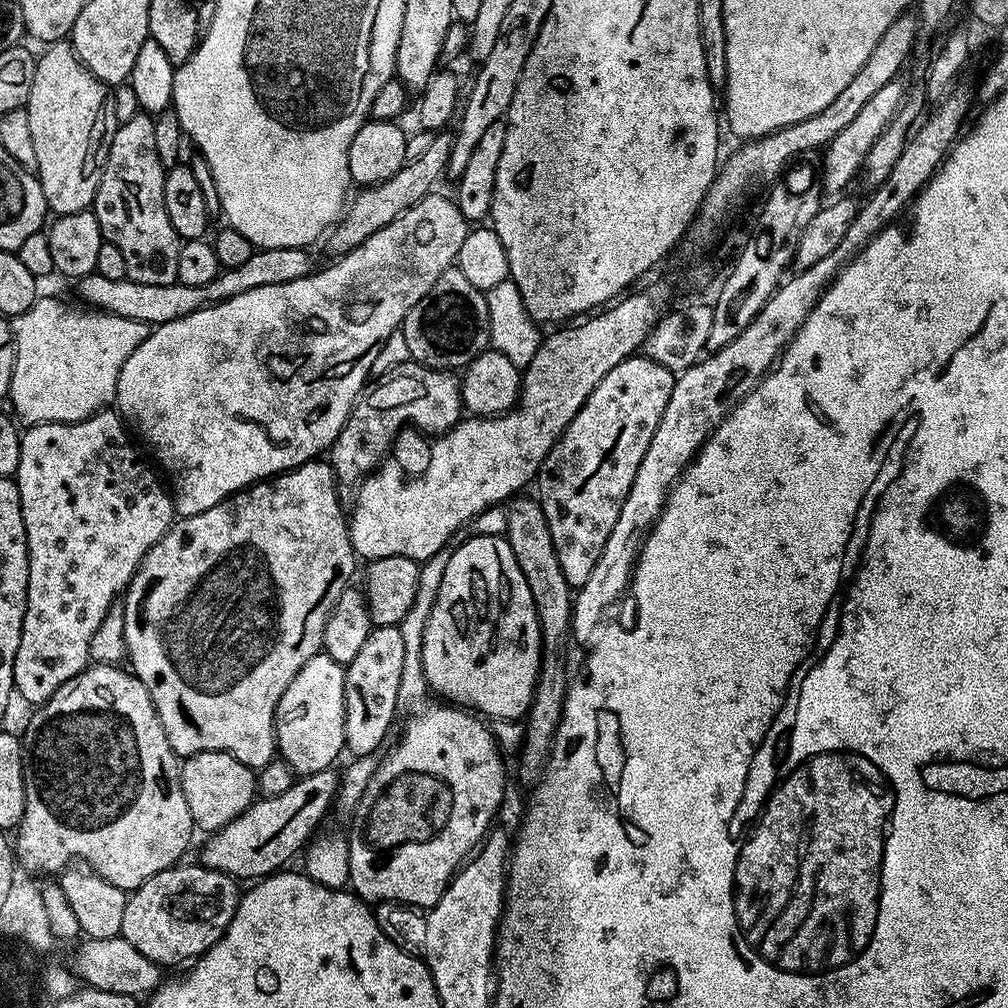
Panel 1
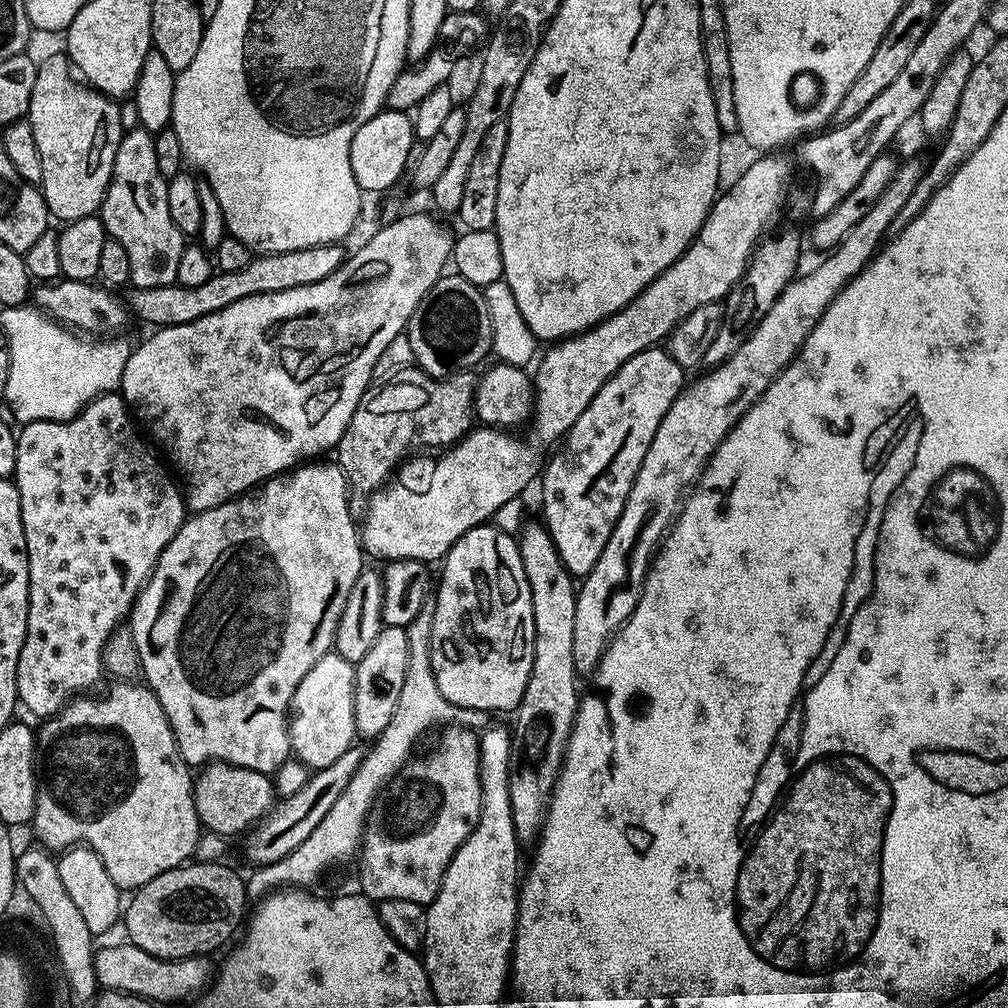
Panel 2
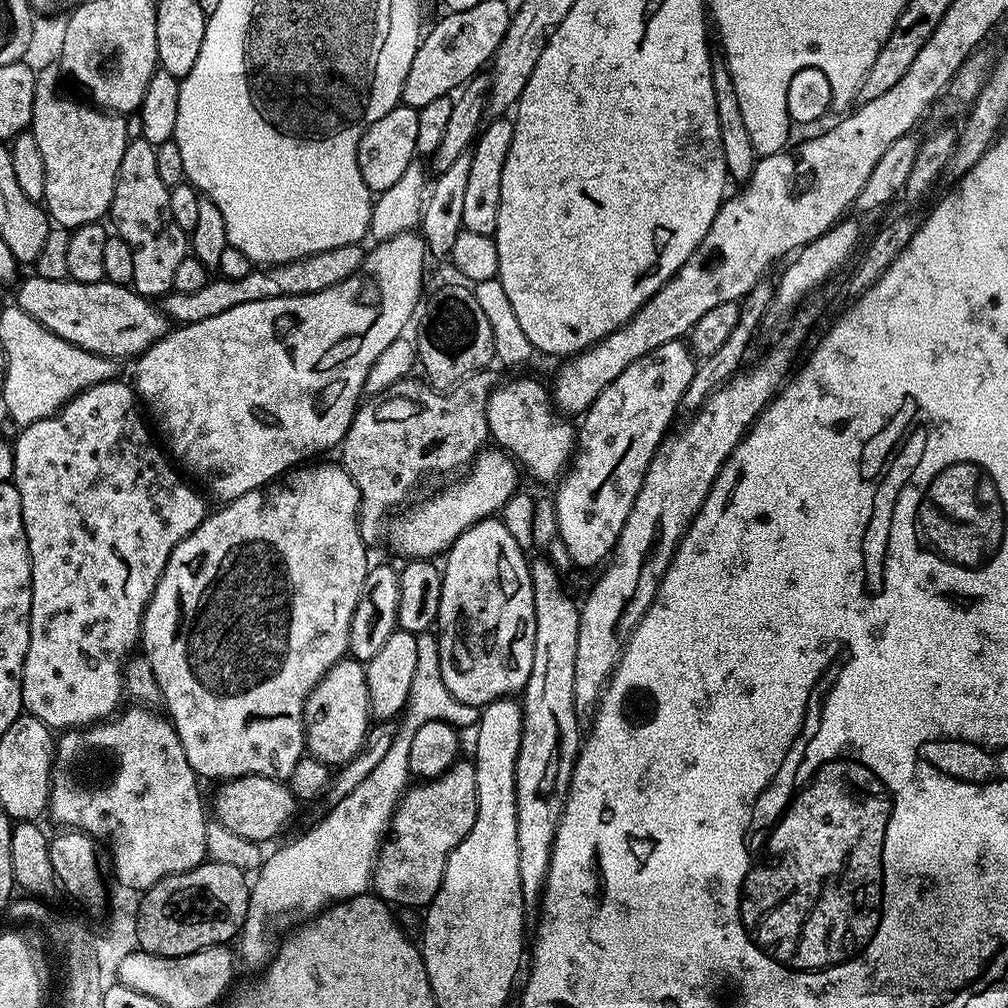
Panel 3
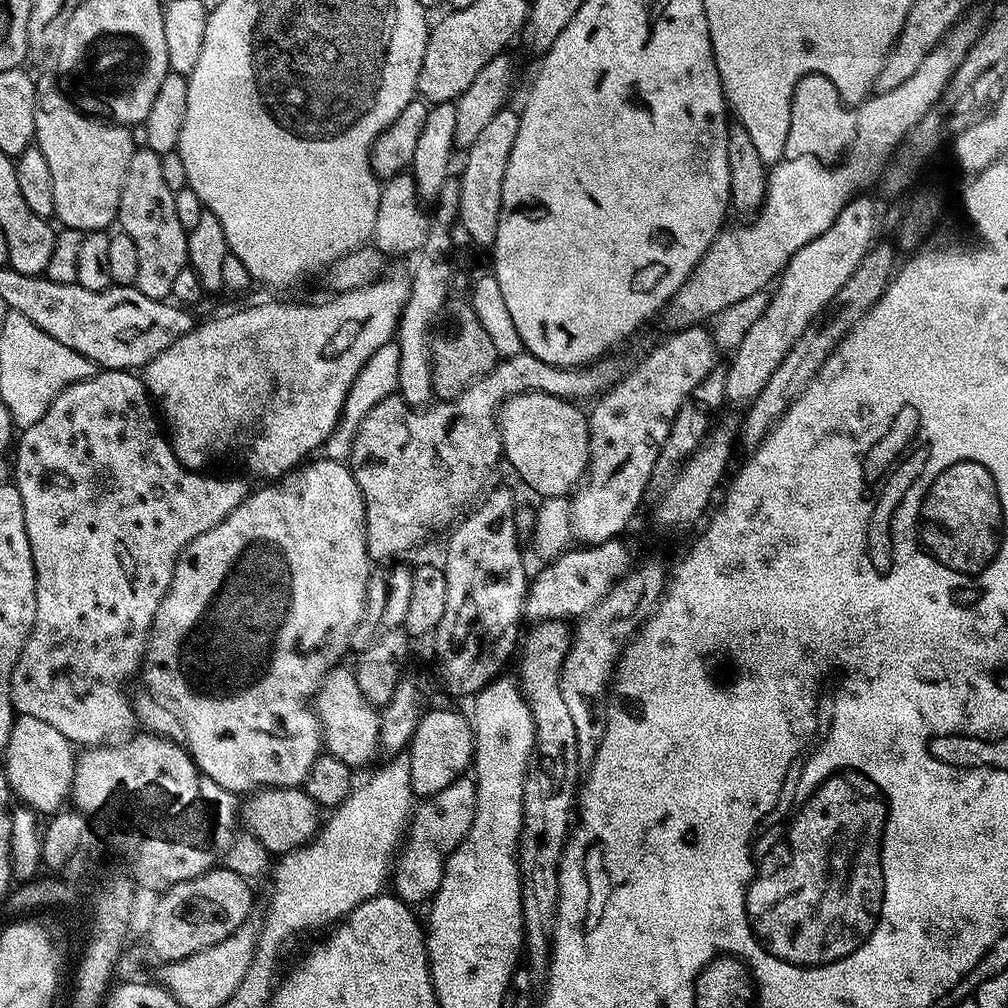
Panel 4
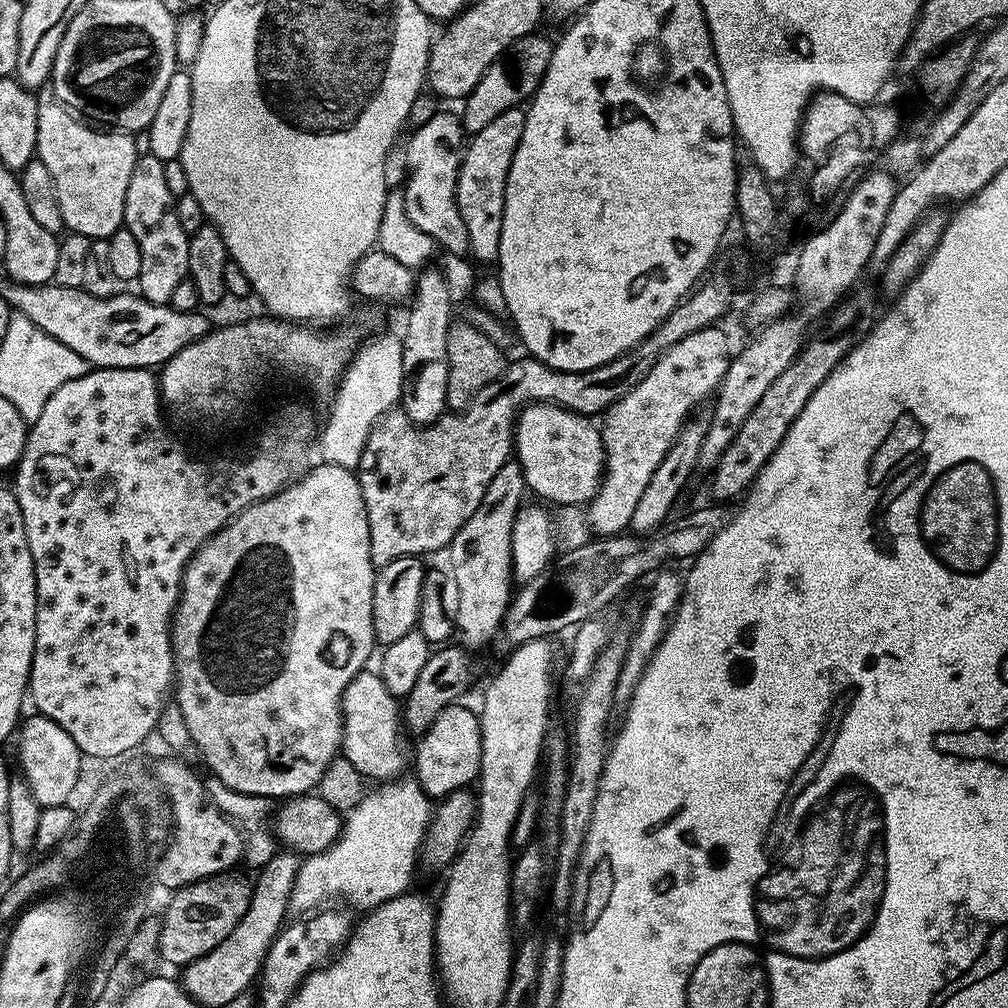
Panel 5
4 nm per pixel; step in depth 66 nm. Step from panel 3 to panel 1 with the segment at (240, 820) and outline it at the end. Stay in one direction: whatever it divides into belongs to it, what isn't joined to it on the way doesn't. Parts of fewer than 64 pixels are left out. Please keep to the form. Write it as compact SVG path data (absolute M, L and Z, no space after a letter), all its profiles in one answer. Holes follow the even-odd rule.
M199 752L187 757L180 766L180 785L186 796L186 806L190 806L192 823L204 834L214 833L229 824L258 796L257 773L225 752Z

